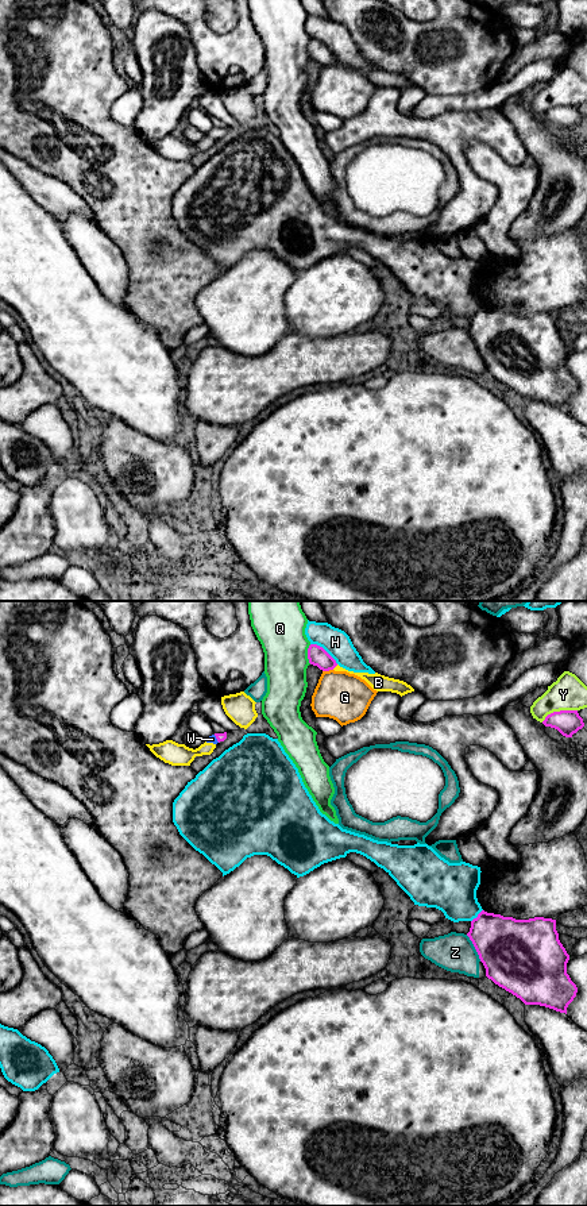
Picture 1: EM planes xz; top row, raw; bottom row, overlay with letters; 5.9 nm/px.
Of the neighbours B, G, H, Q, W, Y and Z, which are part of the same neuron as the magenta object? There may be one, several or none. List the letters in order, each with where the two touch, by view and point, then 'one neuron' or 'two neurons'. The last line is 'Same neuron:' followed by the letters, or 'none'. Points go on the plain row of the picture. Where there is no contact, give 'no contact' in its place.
B: meets magenta in xz at (335, 61); two neurons
G: meets magenta in xz at (327, 65); two neurons
H: meets magenta in xz at (324, 45); two neurons
Q: meets magenta in xz at (308, 49); two neurons
W: meets magenta in xz at (216, 133); one neuron
Y: meets magenta in xz at (560, 106); two neurons
Z: meets magenta in xz at (475, 343); two neurons
Same neuron: W

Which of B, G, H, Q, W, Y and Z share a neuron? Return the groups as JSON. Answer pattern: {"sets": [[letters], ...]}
{"sets": [["B"], ["G"], ["H"], ["Q"], ["W"], ["Y"], ["Z"]]}

